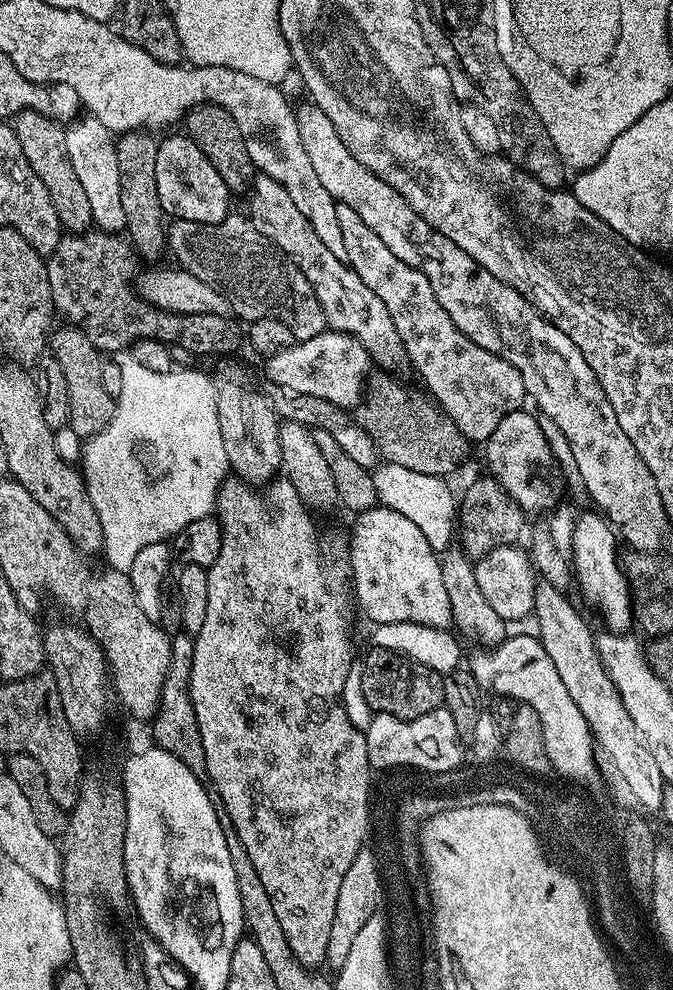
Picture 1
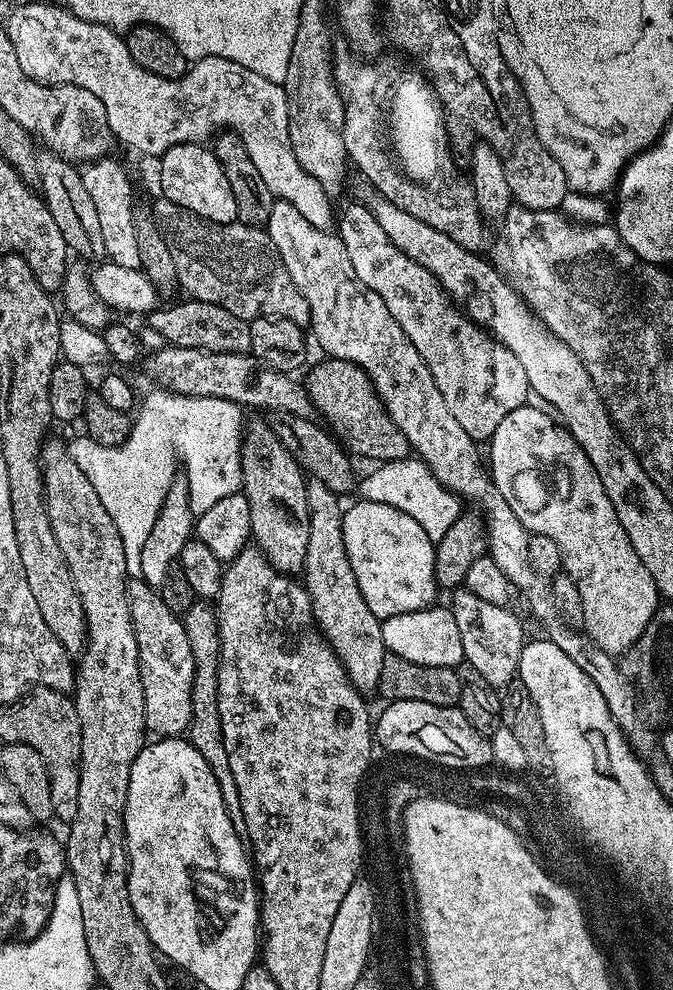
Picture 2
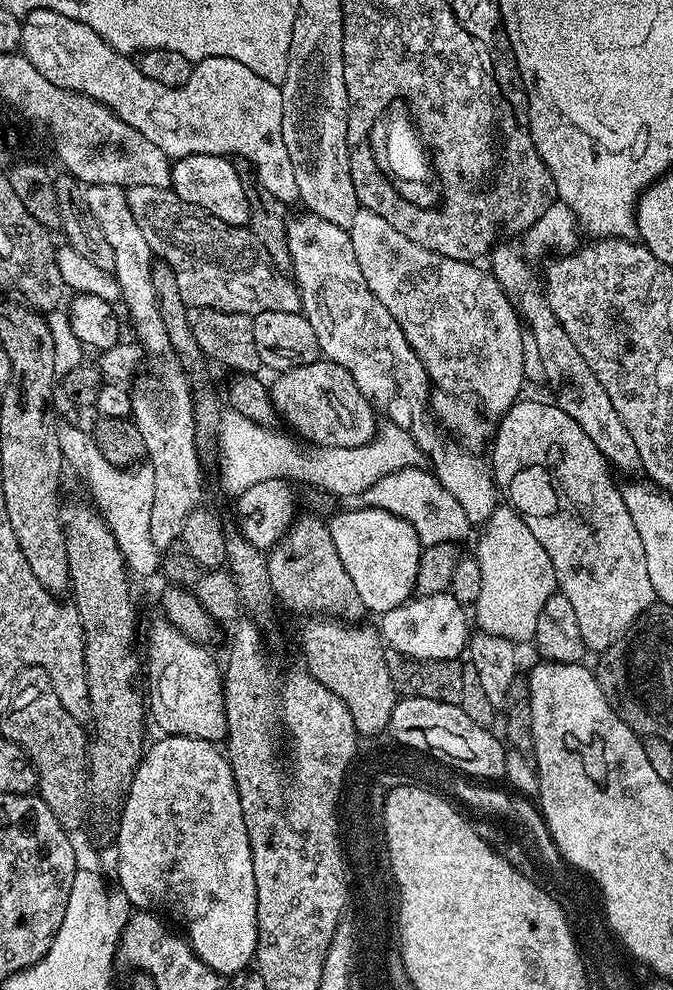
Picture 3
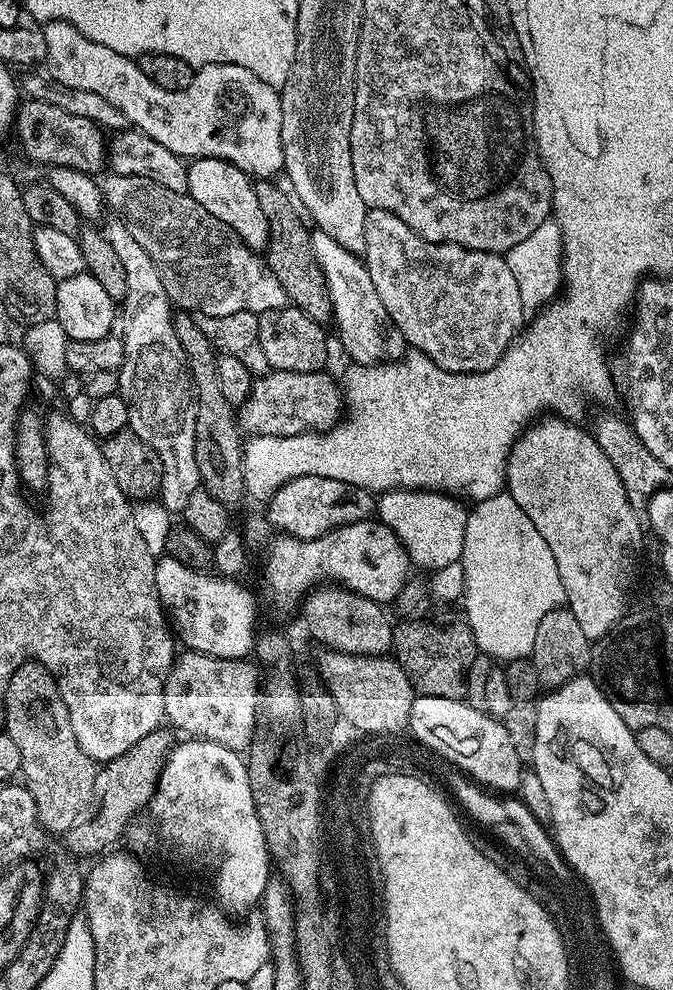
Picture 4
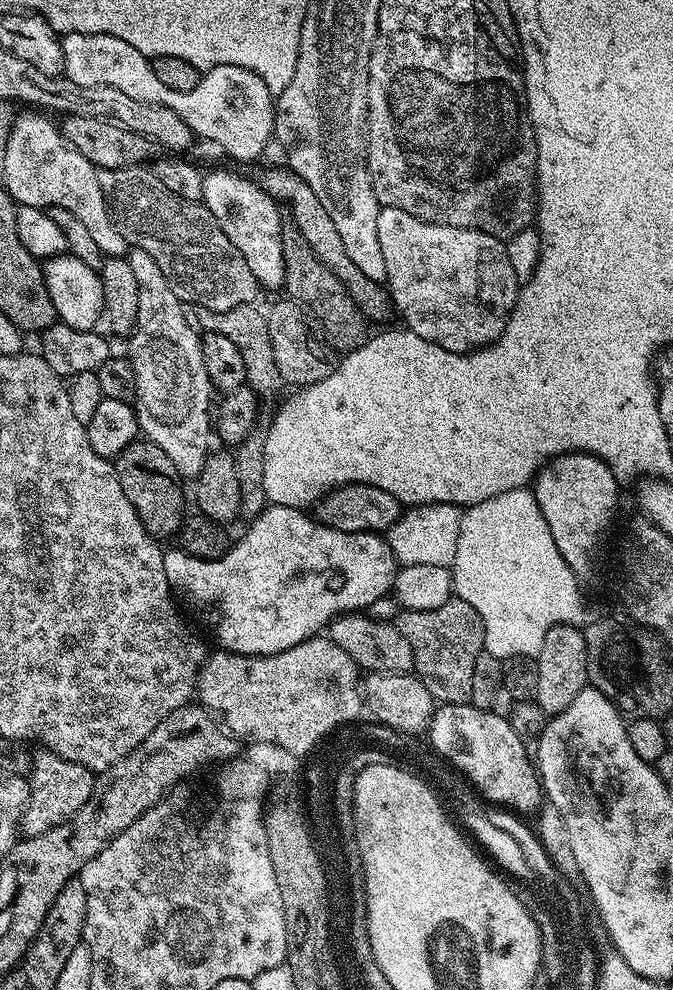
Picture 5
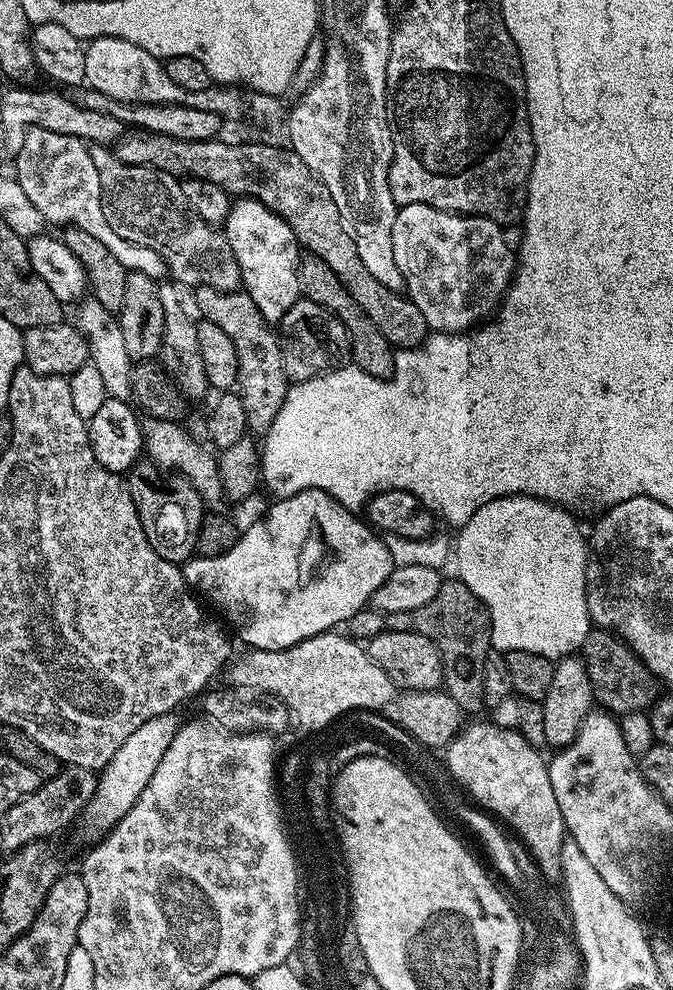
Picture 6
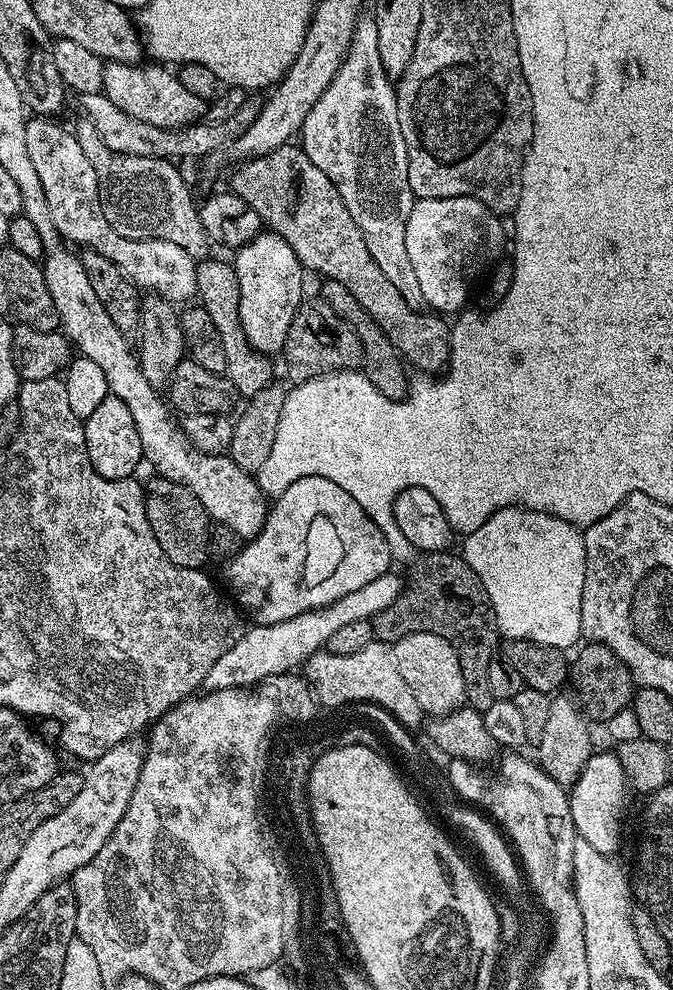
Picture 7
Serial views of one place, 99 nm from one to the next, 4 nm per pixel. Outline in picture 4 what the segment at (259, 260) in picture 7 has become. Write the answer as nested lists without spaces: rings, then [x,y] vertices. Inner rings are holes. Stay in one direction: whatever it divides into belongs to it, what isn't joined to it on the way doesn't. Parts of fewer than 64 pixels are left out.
[[[209,156],[195,157],[188,164],[188,186],[186,189],[189,196],[198,202],[198,206],[206,206],[218,222],[232,228],[242,242],[251,248],[253,252],[260,254],[268,247],[268,223],[266,214],[262,214],[262,206],[258,203],[258,194],[253,177],[234,166],[230,161],[222,158],[210,158]]]

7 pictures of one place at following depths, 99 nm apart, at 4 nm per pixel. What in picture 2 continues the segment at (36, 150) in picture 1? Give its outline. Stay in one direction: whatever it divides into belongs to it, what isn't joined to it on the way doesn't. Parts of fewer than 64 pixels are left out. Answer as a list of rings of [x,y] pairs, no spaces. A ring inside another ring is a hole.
[[[41,151],[37,155],[38,192],[44,205],[50,210],[58,230],[62,230],[62,238],[66,238],[69,253],[76,252],[85,261],[100,262],[105,259],[102,246],[102,229],[98,223],[98,214],[90,194],[86,191],[86,182],[80,177],[81,169],[77,165],[57,156],[55,152]]]

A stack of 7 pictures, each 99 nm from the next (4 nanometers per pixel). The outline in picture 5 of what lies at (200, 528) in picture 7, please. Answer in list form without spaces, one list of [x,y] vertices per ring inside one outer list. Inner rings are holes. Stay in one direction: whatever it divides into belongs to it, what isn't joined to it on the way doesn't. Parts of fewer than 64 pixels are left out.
[[[137,438],[133,444],[126,446],[122,454],[115,457],[114,467],[118,474],[118,482],[130,498],[138,518],[144,524],[144,529],[153,538],[160,536],[175,537],[181,524],[186,519],[184,512],[184,488],[182,477],[174,470],[174,462],[166,458],[166,454],[154,442],[146,438]]]

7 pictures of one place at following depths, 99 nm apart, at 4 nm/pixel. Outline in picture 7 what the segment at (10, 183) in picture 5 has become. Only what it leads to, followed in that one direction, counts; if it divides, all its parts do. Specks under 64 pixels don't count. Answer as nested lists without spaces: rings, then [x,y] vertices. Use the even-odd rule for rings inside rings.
[[[32,118],[26,126],[26,151],[30,154],[30,162],[34,162],[34,170],[42,181],[42,190],[46,194],[46,202],[50,206],[50,216],[54,218],[56,229],[65,241],[73,245],[80,244],[84,248],[98,250],[98,254],[106,254],[114,266],[124,271],[129,280],[145,293],[160,296],[164,300],[179,302],[193,299],[196,296],[196,265],[197,261],[182,246],[174,246],[174,242],[158,240],[135,240],[126,238],[106,222],[106,214],[100,205],[100,180],[96,176],[94,166],[86,159],[82,146],[78,146],[75,131],[63,128],[52,118]]]

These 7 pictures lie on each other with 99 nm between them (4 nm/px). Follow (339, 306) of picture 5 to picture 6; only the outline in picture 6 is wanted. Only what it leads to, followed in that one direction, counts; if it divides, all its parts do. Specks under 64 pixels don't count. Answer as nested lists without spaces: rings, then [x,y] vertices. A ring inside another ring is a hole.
[[[311,254],[301,255],[300,291],[307,299],[327,308],[346,326],[350,360],[355,367],[371,376],[387,378],[392,375],[393,345],[388,343],[382,330],[378,330],[378,326],[374,326],[374,322],[370,322],[370,318],[366,318],[362,306],[358,306],[358,302],[354,302],[354,298],[350,298],[346,286],[342,286],[342,282],[338,282],[338,274],[334,274],[334,270],[330,270],[330,266],[326,266],[326,262],[322,262],[322,258]]]

